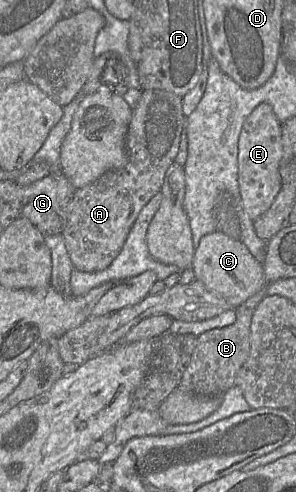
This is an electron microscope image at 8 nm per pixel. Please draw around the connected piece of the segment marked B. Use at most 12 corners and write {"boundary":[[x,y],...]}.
{"boundary":[[266,286],[234,324],[197,336],[179,389],[223,395],[250,354],[252,315]]}

